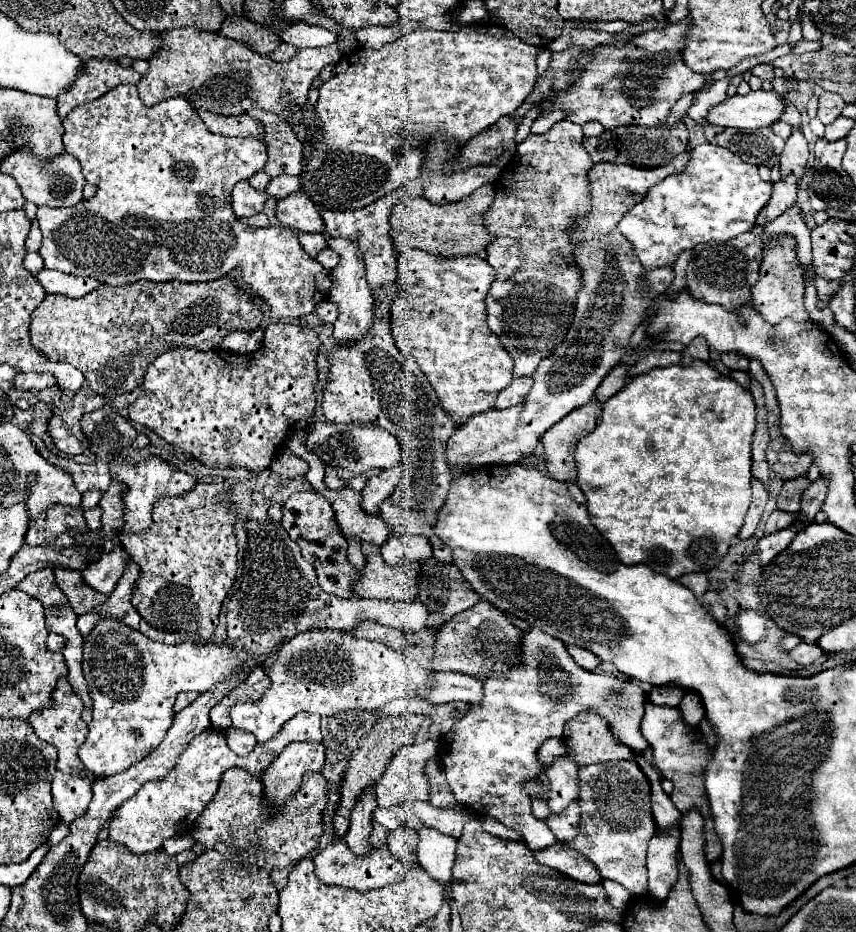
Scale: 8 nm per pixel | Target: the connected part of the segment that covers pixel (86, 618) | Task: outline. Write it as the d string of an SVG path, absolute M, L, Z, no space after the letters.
M91 612L91 614L83 614L83 616L79 616L77 618L77 628L79 628L79 632L83 634L83 636L87 636L87 632L91 632L91 628L95 626L95 622L99 620L101 616L97 614L97 612Z

